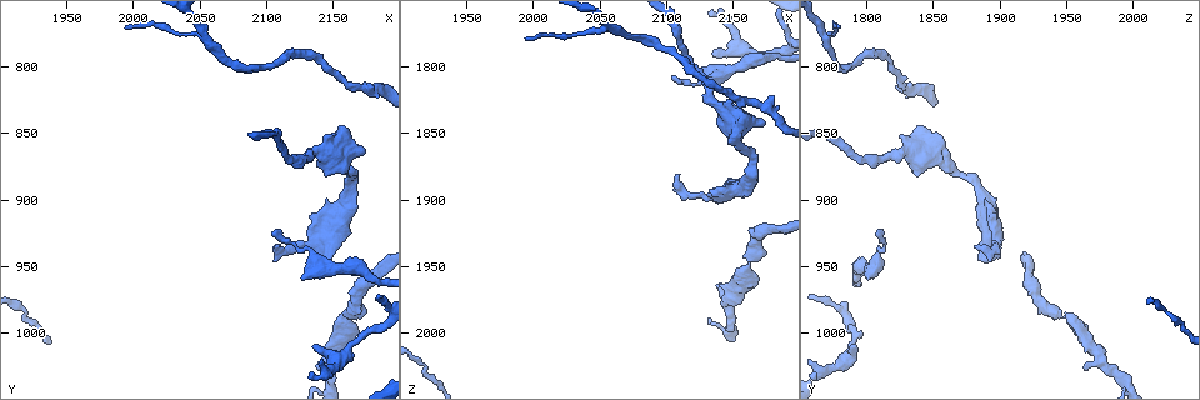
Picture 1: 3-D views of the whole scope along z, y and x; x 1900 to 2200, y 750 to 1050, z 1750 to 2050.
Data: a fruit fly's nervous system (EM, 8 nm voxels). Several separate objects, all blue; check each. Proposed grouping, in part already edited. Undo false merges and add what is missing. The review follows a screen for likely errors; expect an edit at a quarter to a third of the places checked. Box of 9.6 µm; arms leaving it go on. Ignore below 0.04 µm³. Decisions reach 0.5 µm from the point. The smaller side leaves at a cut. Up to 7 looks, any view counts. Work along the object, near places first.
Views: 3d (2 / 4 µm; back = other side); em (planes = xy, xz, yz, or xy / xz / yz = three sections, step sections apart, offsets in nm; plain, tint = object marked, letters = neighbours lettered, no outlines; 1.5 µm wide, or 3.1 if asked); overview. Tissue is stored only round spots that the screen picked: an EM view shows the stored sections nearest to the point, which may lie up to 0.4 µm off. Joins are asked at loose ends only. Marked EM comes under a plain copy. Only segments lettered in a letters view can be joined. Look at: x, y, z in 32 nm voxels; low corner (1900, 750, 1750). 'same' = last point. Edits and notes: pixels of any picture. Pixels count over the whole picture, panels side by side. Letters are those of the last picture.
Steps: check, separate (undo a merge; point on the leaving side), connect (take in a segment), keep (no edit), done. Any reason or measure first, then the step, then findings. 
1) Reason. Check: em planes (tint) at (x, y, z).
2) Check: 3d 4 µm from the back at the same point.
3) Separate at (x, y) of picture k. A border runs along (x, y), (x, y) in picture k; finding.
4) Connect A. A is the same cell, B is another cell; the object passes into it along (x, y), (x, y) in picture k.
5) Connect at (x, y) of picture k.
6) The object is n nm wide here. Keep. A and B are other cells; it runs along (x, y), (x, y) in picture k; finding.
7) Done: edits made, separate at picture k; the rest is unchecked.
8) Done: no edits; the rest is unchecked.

Free end. Check: em planes (letters) at (2104, 924, 1806).

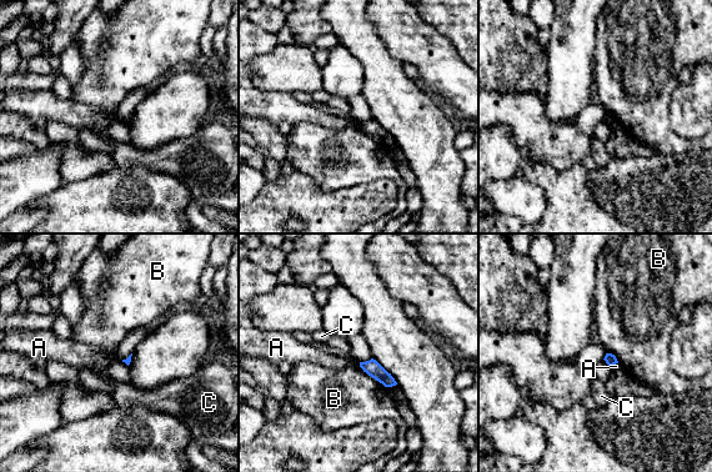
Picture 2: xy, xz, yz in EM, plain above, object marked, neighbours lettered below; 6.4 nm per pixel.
Keep. A, B and C are other cells; none of them fits.

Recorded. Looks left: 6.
Branch stops here. Check: em planes (letters) at (2156, 848, 1840).

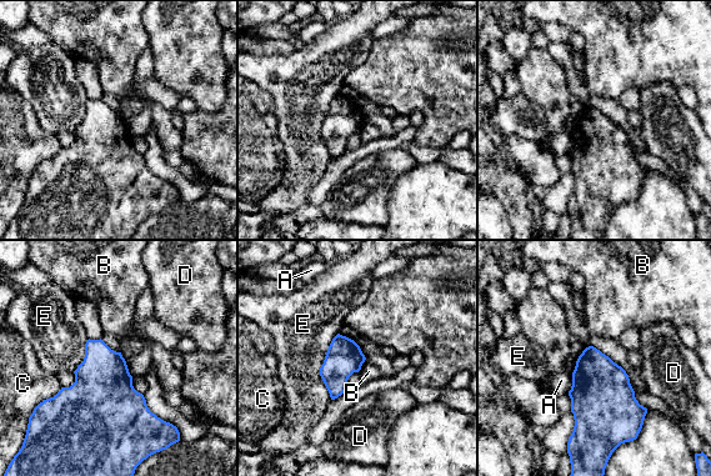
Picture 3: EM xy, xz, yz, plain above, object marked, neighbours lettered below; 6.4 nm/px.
The longest contact is with E, 440 nm. Keep. A, B, C, D and E are other cells; a border runs along (338, 332), (320, 367), (330, 399) in picture 3; none of them fits.

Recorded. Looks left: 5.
Branch stops here. Check: em xz step 4 (tint) at (2108, 932, 1882).

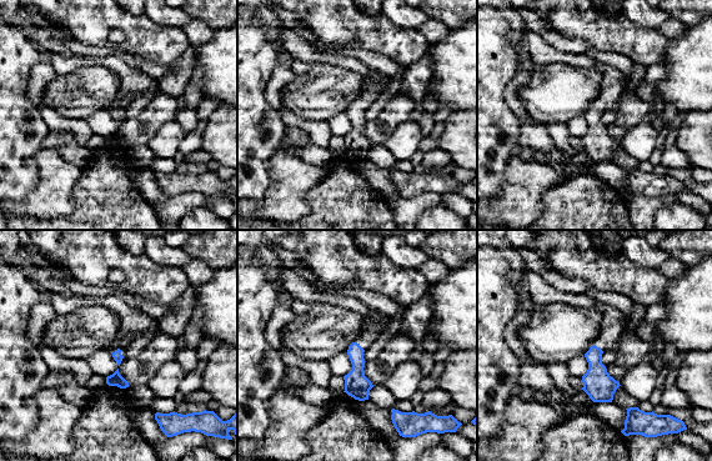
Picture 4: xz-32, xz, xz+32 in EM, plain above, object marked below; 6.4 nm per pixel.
Check: em planes (letters) at the same point.

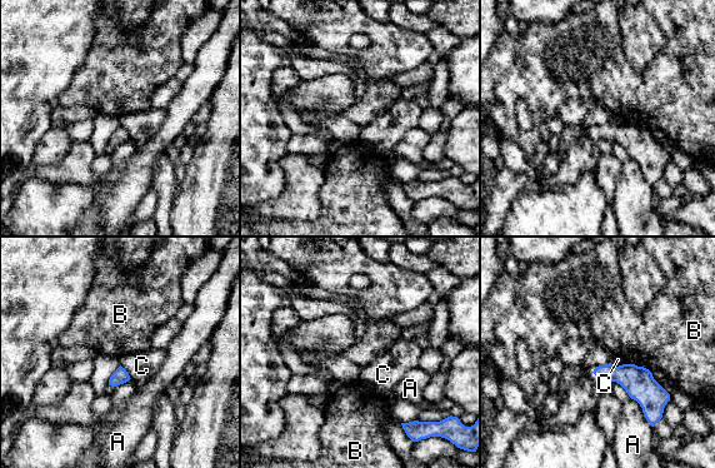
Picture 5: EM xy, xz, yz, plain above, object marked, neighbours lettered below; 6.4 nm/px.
Keep. A, B and C are other cells; a border runs along (120, 364), (131, 378) in picture 5; none of them fits.

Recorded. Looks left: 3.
Done: no edits; the rest is unchecked.

